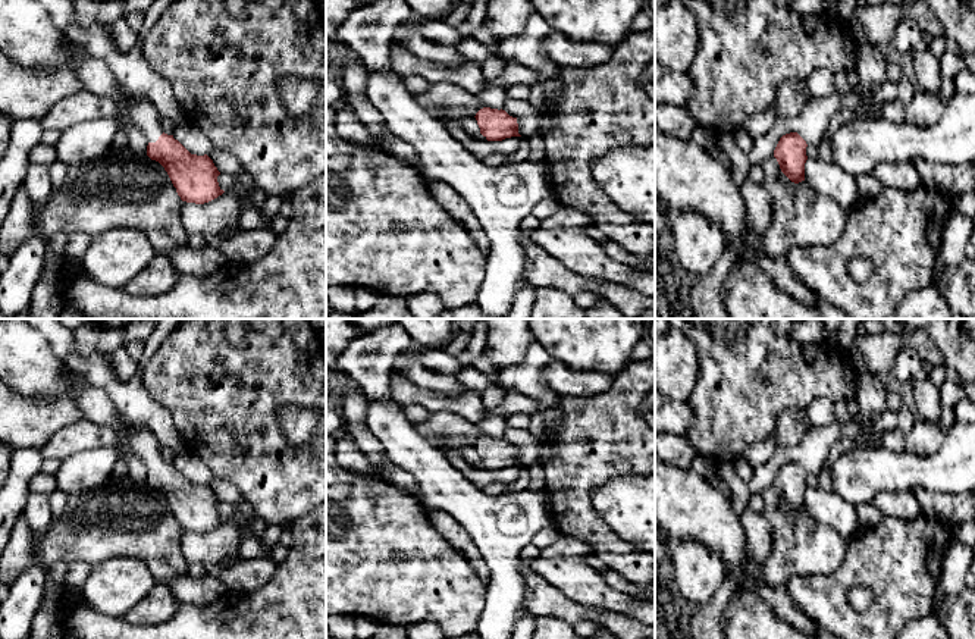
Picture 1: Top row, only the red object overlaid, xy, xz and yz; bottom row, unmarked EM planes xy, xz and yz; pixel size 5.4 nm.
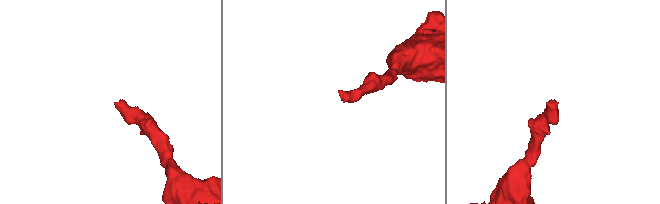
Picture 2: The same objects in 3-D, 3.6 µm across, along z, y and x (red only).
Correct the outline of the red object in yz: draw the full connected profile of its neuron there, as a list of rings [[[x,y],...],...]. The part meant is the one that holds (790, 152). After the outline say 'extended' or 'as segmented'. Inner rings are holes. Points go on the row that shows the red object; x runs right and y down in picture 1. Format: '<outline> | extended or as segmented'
[[[790,132],[780,138],[774,150],[781,172],[794,184],[805,181],[806,147],[797,132]]] | as segmented

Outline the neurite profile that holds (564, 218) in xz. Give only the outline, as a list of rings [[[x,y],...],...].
[[[559,206],[552,216],[540,220],[542,229],[573,229],[580,232],[589,226],[593,226],[593,222],[587,213],[564,206]]]

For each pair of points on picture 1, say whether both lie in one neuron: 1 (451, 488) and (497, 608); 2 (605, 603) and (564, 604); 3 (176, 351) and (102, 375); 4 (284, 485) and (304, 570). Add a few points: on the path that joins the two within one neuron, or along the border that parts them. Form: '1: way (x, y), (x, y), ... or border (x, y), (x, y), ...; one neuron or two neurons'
1: way (480, 517), (499, 536), (499, 579); one neuron
2: border (554, 585), (579, 603), (617, 613); two neurons
3: border (171, 334), (141, 373), (143, 385), (149, 394); two neurons
4: border (310, 508), (291, 522); two neurons

